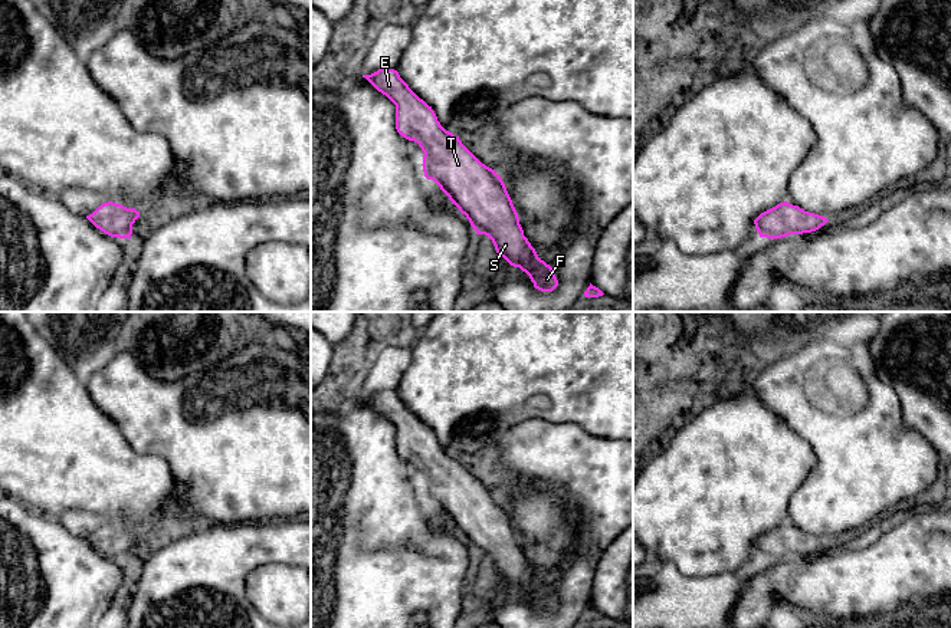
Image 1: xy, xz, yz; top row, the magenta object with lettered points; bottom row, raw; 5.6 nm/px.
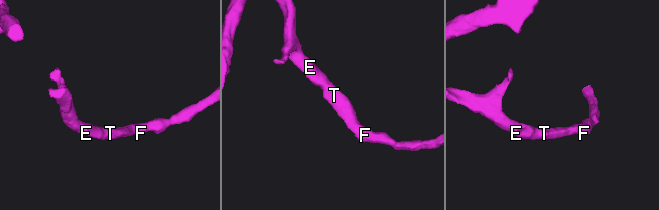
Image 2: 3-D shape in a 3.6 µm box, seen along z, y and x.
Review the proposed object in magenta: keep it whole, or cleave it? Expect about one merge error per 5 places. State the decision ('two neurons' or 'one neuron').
one neuron

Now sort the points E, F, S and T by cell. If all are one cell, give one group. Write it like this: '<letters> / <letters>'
E F S T

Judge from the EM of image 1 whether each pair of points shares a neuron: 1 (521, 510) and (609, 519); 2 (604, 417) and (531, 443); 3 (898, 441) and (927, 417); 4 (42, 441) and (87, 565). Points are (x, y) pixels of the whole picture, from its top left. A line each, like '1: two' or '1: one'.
1: two
2: two
3: two
4: two

